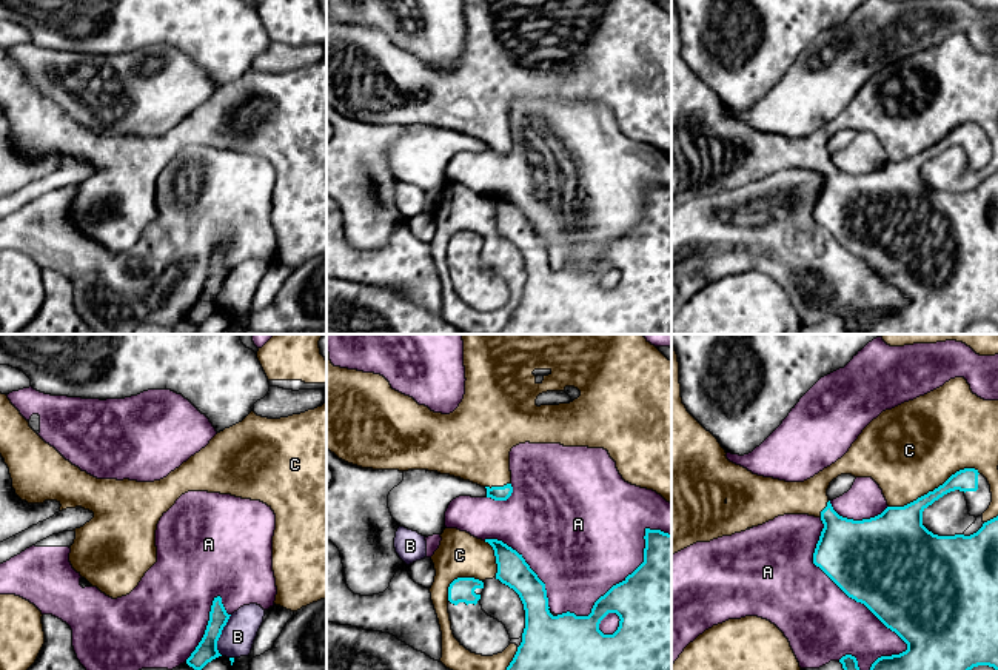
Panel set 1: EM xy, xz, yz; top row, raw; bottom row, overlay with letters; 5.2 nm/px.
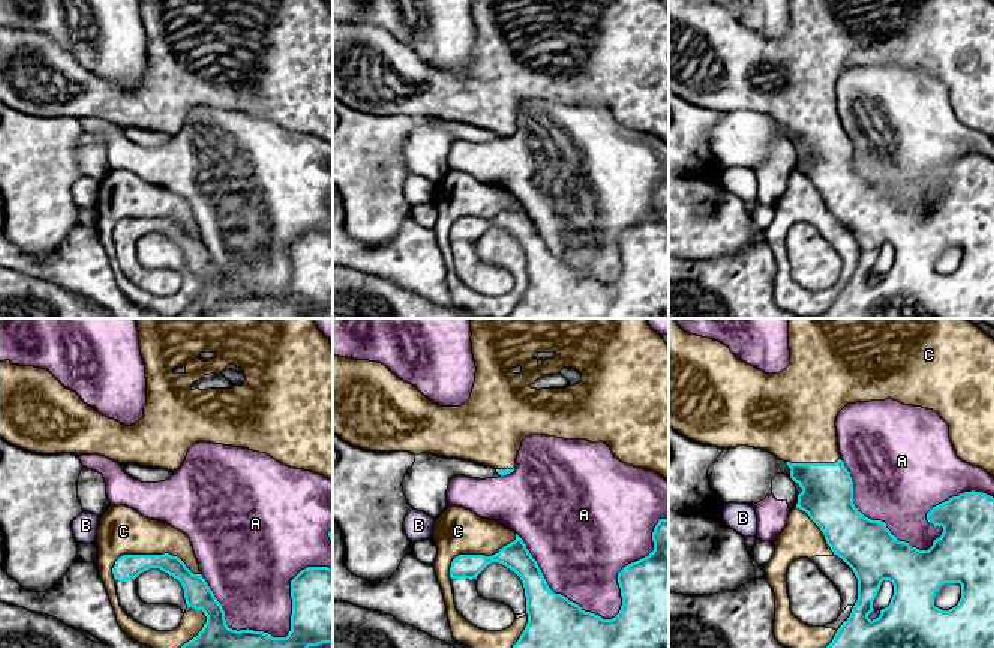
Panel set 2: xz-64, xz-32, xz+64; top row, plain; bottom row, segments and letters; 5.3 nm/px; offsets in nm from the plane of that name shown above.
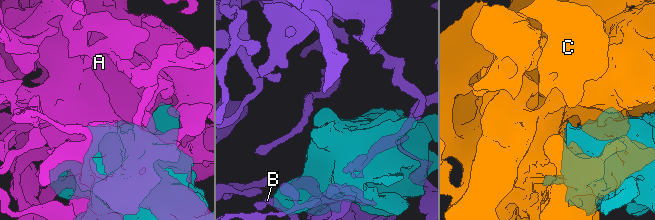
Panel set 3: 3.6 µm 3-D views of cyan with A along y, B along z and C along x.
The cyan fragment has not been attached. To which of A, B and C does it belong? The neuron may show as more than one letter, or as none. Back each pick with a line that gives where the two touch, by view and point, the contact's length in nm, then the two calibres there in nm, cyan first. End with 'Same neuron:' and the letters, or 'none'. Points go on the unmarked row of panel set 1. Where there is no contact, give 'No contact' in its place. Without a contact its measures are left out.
C: Touches cyan at yz (935, 144). Shared border 500 nm. Thickness 190 nm (cyan) against 480 nm
Same neuron: C

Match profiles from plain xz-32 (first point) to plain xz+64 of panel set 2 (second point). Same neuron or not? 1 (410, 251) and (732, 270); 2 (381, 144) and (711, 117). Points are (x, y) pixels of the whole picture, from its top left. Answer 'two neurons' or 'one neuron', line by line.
1: two neurons
2: one neuron

